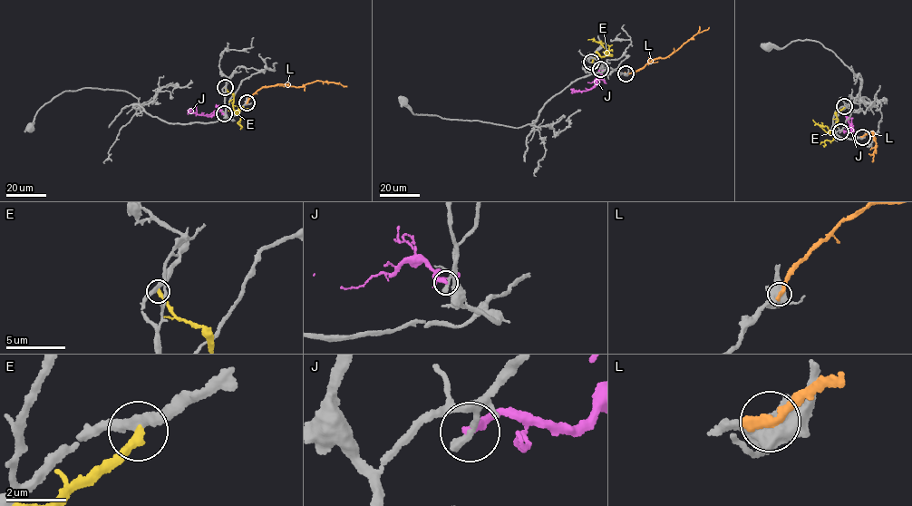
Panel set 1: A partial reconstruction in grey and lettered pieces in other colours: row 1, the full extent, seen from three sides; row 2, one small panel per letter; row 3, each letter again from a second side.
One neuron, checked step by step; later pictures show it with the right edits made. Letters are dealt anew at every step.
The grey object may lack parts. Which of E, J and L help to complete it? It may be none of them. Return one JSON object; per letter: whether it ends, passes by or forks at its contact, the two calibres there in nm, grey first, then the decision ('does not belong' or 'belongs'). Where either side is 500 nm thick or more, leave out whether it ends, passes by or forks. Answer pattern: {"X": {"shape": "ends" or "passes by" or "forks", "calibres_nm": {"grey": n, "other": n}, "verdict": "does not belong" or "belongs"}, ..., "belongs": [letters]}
{"E": {"shape": "ends", "calibres_nm": {"grey": 320, "other": 320}, "verdict": "does not belong"}, "J": {"shape": "ends", "calibres_nm": {"grey": 320, "other": 320}, "verdict": "does not belong"}, "L": {"calibres_nm": {"grey": 650, "other": 400}, "verdict": "does not belong"}, "belongs": []}

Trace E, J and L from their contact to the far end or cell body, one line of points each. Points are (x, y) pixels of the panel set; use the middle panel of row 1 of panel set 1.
E: (591, 63), (596, 53), (602, 57), (606, 54), (601, 43), (612, 44)
J: (600, 69), (600, 76), (594, 87), (577, 92), (573, 88)
L: (625, 73), (641, 69), (652, 60), (666, 57), (708, 27)

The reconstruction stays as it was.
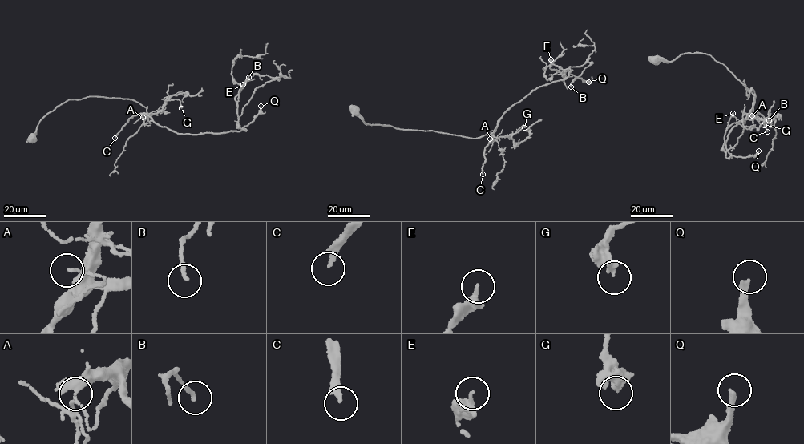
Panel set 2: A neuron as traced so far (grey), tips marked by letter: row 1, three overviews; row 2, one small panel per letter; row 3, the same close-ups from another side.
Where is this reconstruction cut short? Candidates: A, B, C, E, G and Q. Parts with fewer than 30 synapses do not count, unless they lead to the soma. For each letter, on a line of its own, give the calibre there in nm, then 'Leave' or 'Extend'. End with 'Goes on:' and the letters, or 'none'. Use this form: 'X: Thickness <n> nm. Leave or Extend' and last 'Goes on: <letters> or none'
A: Thickness 100 nm. Leave
B: Thickness 160 nm. Leave
C: Thickness 190 nm. Extend
E: Thickness 400 nm. Extend
G: Thickness 280 nm. Leave
Q: Thickness 280 nm. Extend
Goes on: C, E, Q

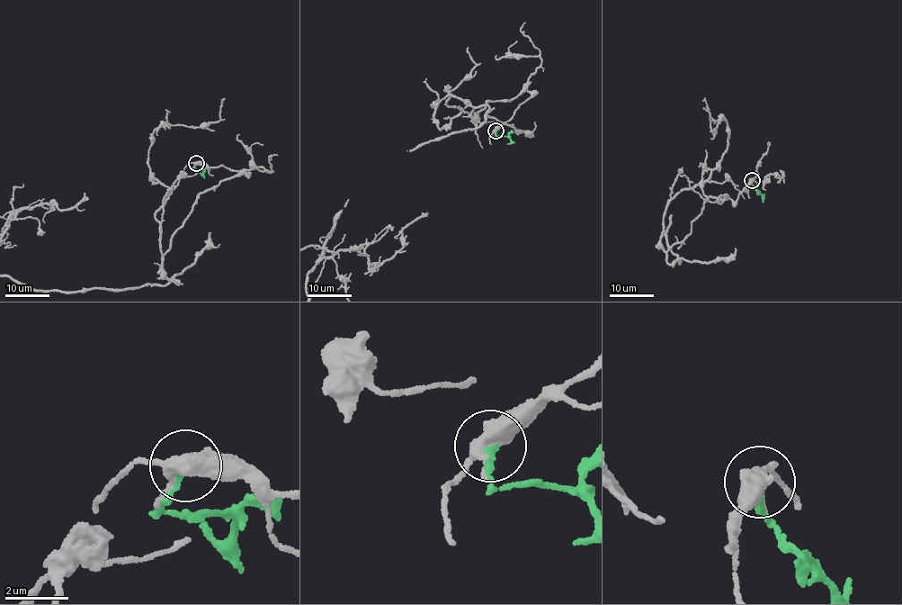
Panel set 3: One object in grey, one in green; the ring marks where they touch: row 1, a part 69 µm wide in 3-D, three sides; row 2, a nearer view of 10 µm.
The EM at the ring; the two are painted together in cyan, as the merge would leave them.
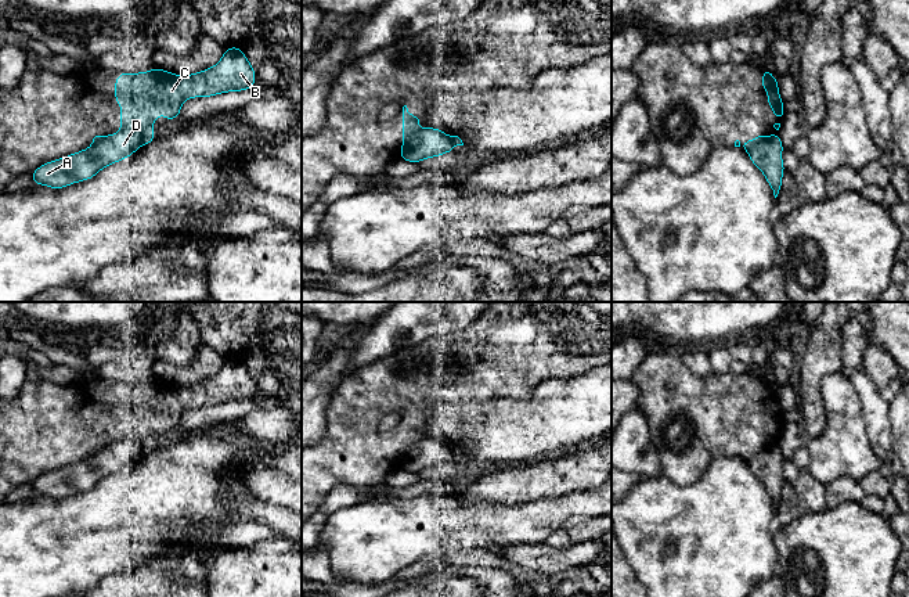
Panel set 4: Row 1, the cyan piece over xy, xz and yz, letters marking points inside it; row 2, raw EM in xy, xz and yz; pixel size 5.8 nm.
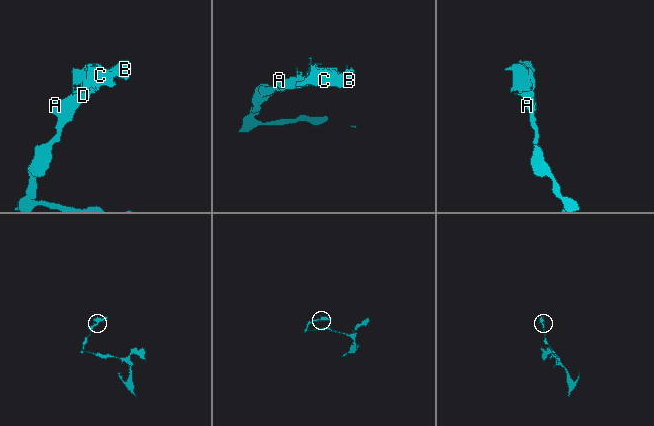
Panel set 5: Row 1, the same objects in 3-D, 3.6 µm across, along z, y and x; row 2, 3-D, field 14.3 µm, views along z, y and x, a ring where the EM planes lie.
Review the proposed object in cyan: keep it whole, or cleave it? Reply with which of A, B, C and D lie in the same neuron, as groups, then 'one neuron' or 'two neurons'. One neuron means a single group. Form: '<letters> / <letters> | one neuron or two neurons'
A D / B C | two neurons

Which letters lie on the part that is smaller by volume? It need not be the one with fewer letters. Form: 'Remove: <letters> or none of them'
Remove: B, C

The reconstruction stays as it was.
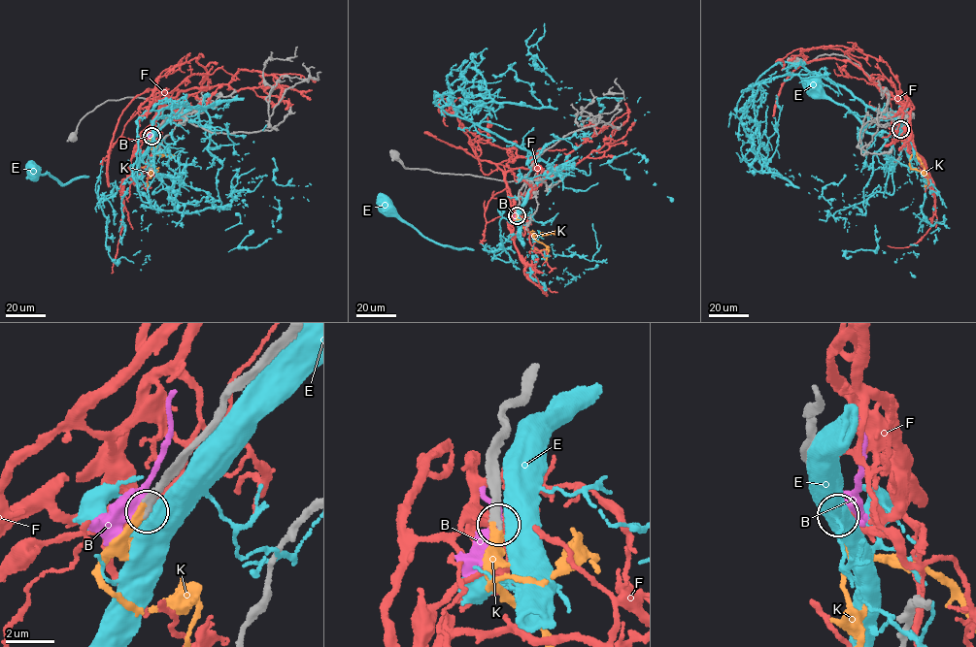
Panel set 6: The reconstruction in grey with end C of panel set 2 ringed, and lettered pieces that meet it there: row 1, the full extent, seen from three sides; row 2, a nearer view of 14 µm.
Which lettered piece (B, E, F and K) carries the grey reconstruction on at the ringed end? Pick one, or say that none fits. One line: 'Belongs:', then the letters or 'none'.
Belongs: K

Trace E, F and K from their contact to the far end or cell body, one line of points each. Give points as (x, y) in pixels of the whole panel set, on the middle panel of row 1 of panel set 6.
E: (517, 214), (524, 243), (527, 240), (513, 234), (494, 255), (484, 249), (442, 245), (387, 208)
F: (517, 215), (518, 211), (510, 205), (509, 188), (502, 172), (494, 164), (478, 160), (435, 136)
K: (517, 215), (521, 226), (548, 248), (547, 258)

